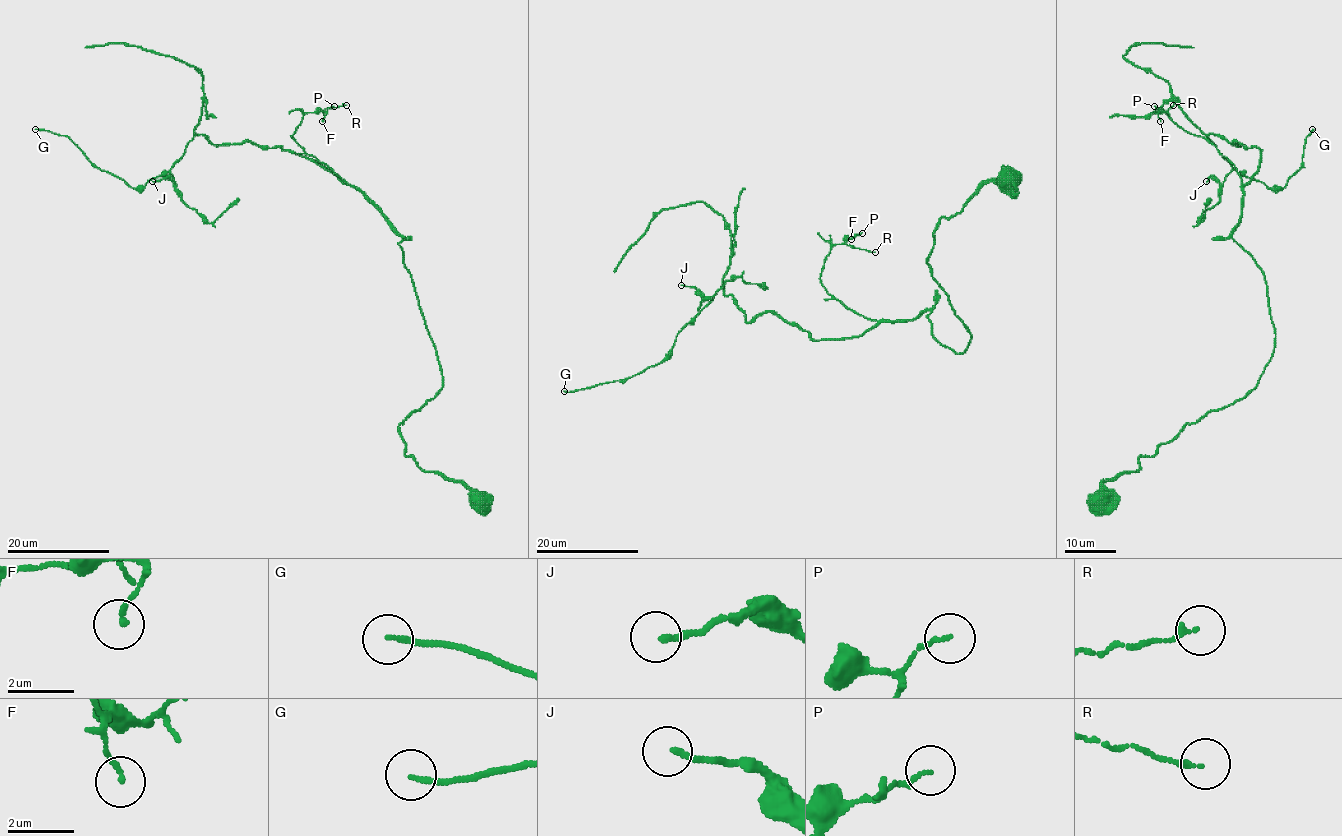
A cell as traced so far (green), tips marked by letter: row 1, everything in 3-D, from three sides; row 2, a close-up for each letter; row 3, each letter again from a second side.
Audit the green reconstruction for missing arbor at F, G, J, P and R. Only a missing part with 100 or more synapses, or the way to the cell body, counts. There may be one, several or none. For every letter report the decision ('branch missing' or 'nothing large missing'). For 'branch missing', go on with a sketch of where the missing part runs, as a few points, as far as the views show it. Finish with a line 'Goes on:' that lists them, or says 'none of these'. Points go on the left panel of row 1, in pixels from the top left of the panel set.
F: nothing large missing
G: nothing large missing
J: nothing large missing
P: nothing large missing
R: nothing large missing
Goes on: none of these

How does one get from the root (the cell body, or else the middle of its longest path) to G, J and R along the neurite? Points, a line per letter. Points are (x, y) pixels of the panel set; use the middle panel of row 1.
G: (1010, 178), (933, 234), (960, 354), (931, 310), (814, 340), (722, 286), (659, 363), (564, 391)
J: (1010, 178), (933, 234), (960, 354), (931, 310), (814, 340), (681, 285)
R: (1010, 178), (933, 234), (963, 352), (931, 310), (872, 321), (820, 282), (834, 245), (875, 252)

